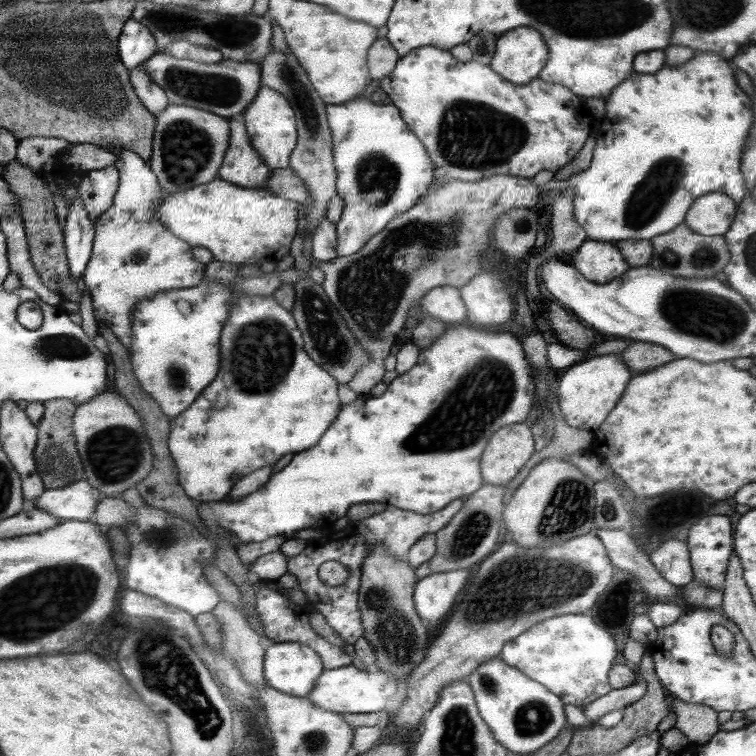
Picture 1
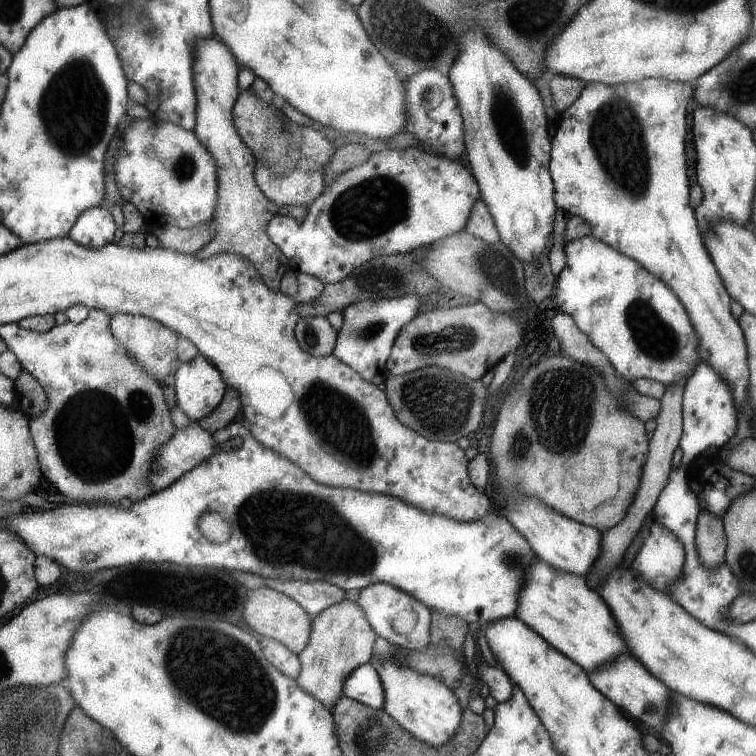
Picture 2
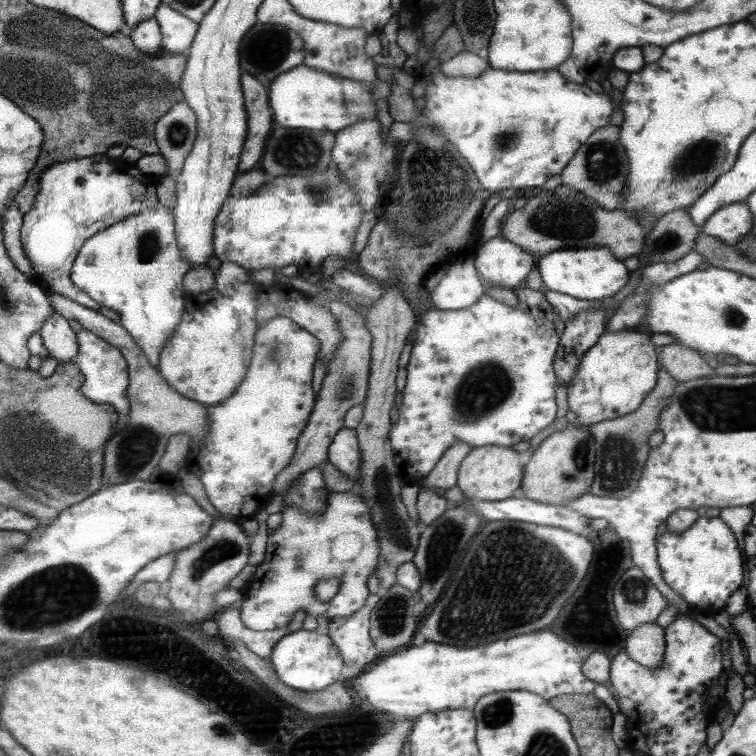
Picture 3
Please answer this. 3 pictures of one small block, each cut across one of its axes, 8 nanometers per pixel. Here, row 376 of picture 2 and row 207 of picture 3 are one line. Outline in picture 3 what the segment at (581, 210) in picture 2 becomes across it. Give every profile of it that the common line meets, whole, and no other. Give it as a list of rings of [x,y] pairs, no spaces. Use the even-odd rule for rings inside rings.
[[[746,202],[734,203],[719,208],[707,220],[702,232],[734,247],[747,238],[753,226],[754,213],[750,206]]]

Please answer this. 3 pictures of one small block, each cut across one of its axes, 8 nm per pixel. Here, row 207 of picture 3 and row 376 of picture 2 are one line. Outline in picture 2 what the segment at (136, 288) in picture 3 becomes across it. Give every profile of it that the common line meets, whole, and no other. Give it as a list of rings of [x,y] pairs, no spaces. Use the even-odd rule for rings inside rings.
[[[120,313],[112,315],[110,330],[116,342],[124,346],[138,362],[142,362],[148,374],[160,382],[181,365],[178,361],[178,334],[163,322],[152,320],[147,316]]]

